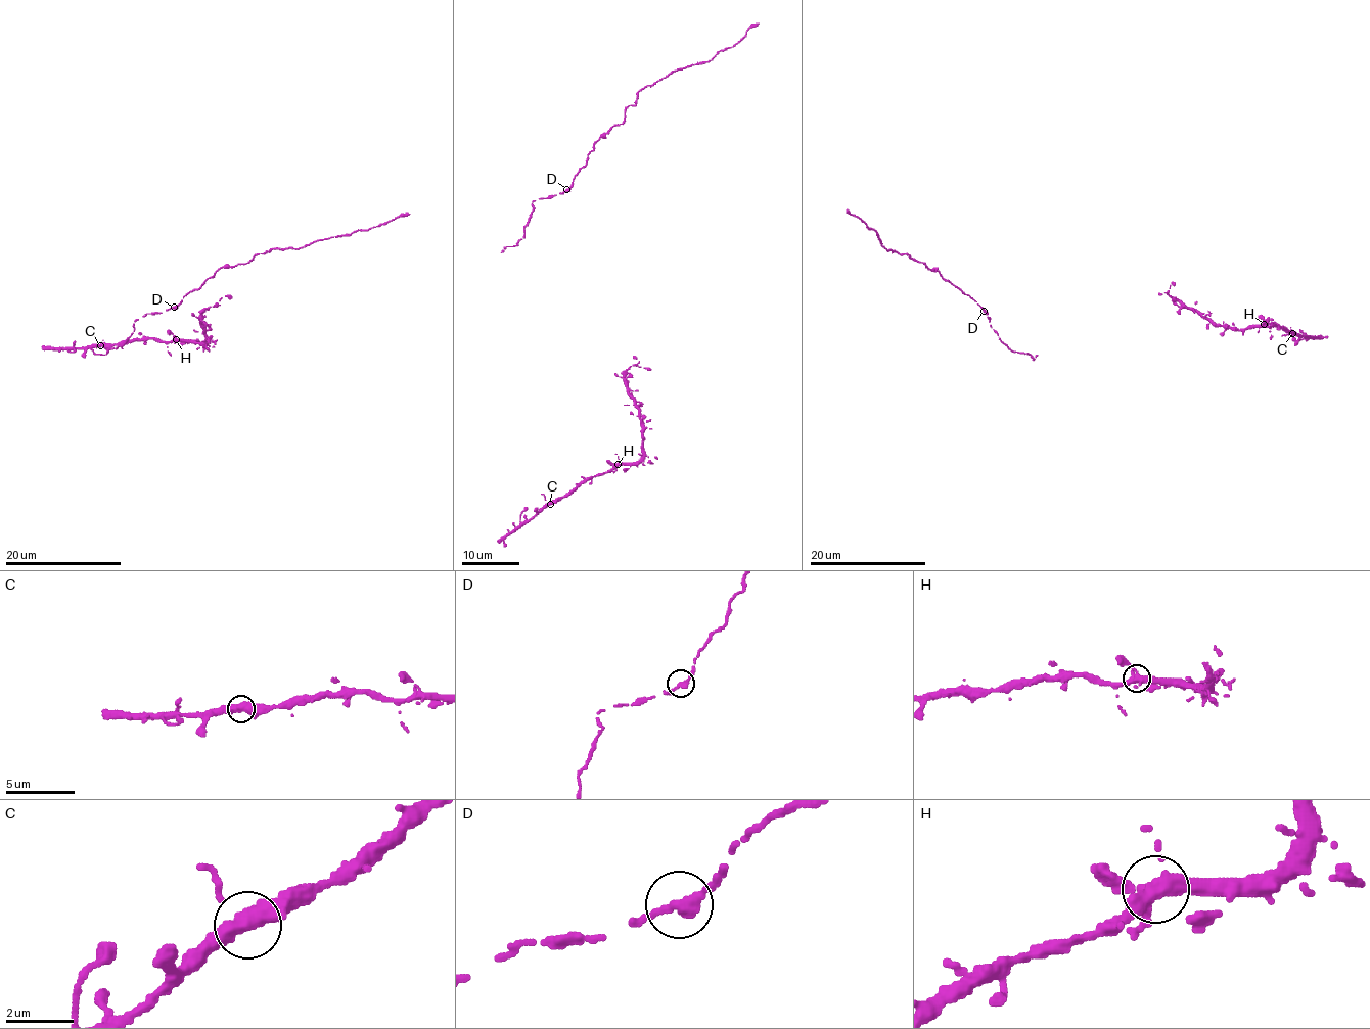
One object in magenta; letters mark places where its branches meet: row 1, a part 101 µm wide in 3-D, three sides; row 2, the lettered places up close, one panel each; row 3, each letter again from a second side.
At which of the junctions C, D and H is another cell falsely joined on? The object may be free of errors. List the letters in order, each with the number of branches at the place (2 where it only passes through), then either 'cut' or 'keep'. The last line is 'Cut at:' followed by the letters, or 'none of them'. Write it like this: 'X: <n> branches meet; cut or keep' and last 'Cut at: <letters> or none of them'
C: 3 branches meet; keep
D: 2 branches meet; keep
H: 3 branches meet; keep
Cut at: none of them

